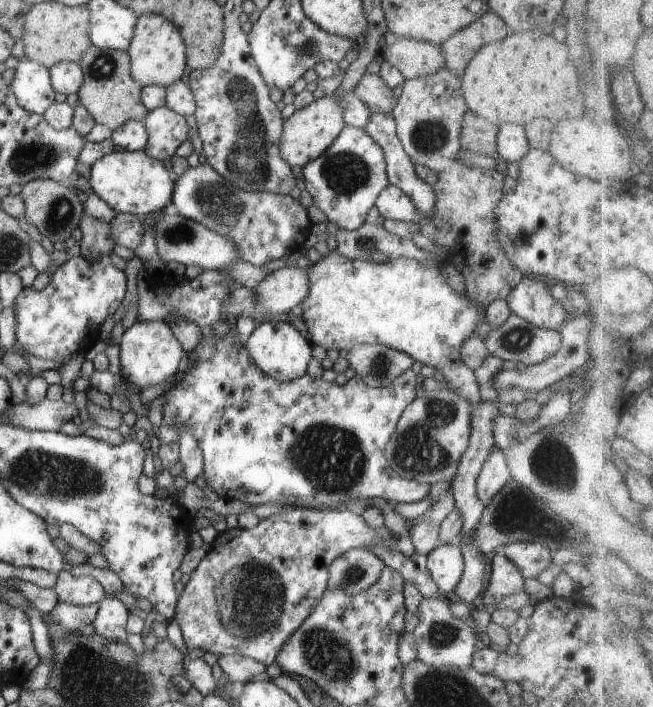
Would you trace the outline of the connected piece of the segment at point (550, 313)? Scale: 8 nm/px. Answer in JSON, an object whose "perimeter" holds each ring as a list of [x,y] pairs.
{"perimeter":[[[523,277],[506,300],[514,315],[540,329],[560,332],[570,318],[562,304],[550,295],[549,287],[540,280]]]}

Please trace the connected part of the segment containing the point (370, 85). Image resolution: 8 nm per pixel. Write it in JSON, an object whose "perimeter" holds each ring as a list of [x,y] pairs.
{"perimeter":[[[366,73],[354,90],[371,113],[385,114],[393,110],[394,92],[377,74]]]}

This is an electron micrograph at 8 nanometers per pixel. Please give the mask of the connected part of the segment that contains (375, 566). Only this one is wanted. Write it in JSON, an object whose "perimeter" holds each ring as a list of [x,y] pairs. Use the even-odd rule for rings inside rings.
{"perimeter":[[[366,547],[348,550],[330,564],[328,587],[330,589],[341,589],[348,595],[365,592],[370,590],[372,584],[381,577],[384,567],[386,567],[386,564]]]}

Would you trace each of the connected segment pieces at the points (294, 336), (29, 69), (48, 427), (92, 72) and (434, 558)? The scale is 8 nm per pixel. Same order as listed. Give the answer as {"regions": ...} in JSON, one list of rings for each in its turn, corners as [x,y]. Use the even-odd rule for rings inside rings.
{"regions":[[[[281,321],[257,324],[256,329],[248,338],[245,349],[258,368],[278,381],[292,381],[305,376],[308,364],[313,358],[313,346],[309,340],[290,323]]],[[[25,58],[15,68],[11,88],[19,106],[27,112],[42,116],[55,102],[57,94],[51,82],[49,69]]],[[[44,398],[39,404],[13,402],[2,413],[9,416],[9,424],[30,431],[60,431],[62,426],[79,416],[74,403]]],[[[91,45],[82,56],[79,66],[84,72],[82,87],[78,90],[81,105],[95,123],[111,131],[131,121],[144,121],[149,114],[141,100],[143,85],[131,76],[131,61],[126,51],[100,49]]],[[[439,544],[427,554],[427,569],[444,597],[452,593],[463,575],[464,561],[458,544]]]]}

